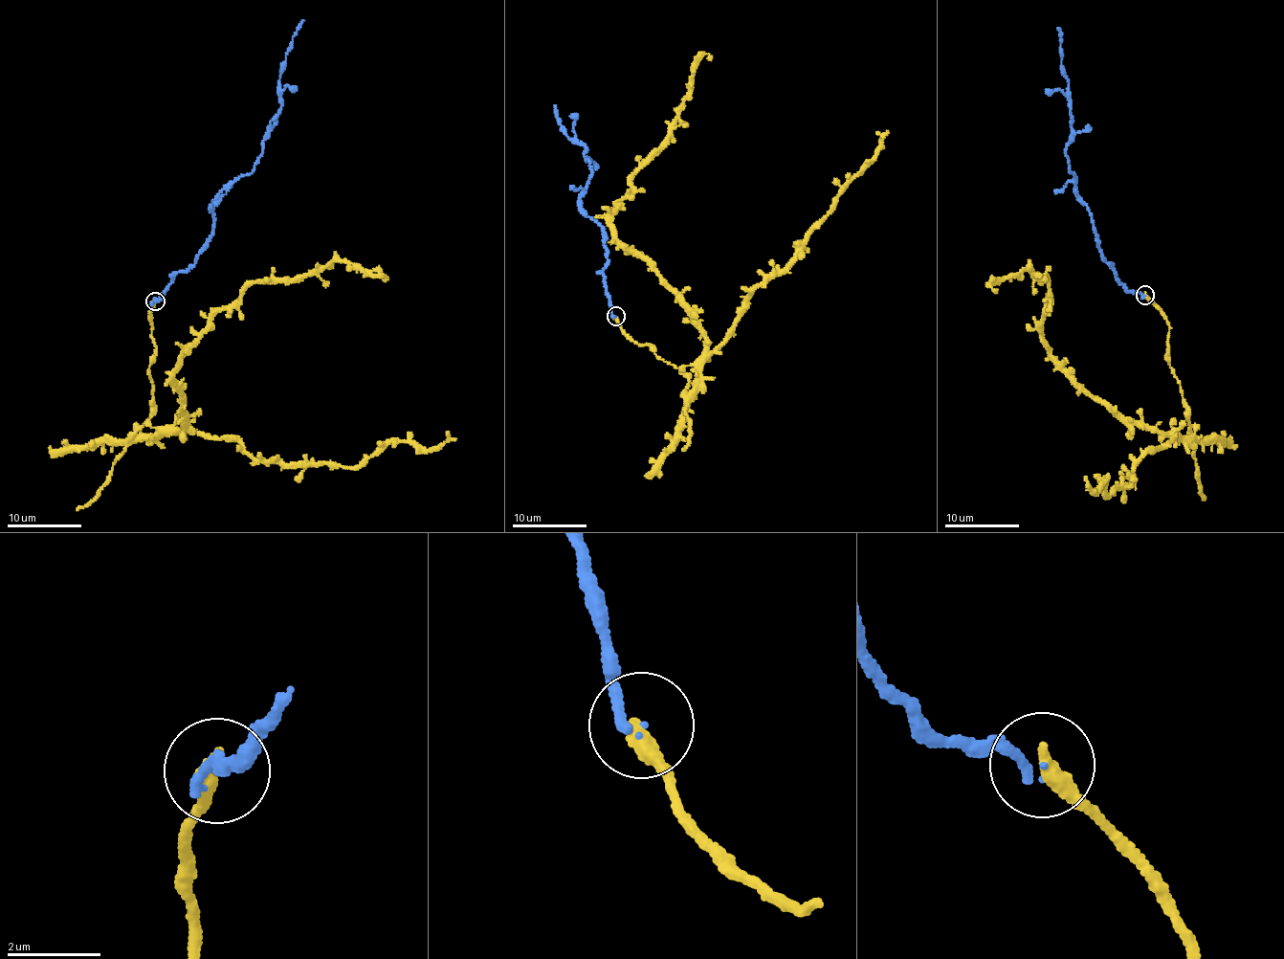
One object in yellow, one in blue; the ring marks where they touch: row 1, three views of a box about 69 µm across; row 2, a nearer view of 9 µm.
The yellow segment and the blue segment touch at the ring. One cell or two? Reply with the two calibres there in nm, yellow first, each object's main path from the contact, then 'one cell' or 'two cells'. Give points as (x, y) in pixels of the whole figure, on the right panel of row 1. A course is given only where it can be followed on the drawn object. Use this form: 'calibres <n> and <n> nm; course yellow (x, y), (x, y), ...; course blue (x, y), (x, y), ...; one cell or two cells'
calibres 400 and 220 nm; course yellow (1145, 296), (1167, 321), (1194, 435), (1128, 425), (1073, 381), (1045, 341), (1045, 277), (996, 279), (997, 293); course blue (1145, 296), (1130, 293), (1102, 256), (1091, 213), (1078, 194), (1069, 167), (1069, 79), (1058, 28); one cell

